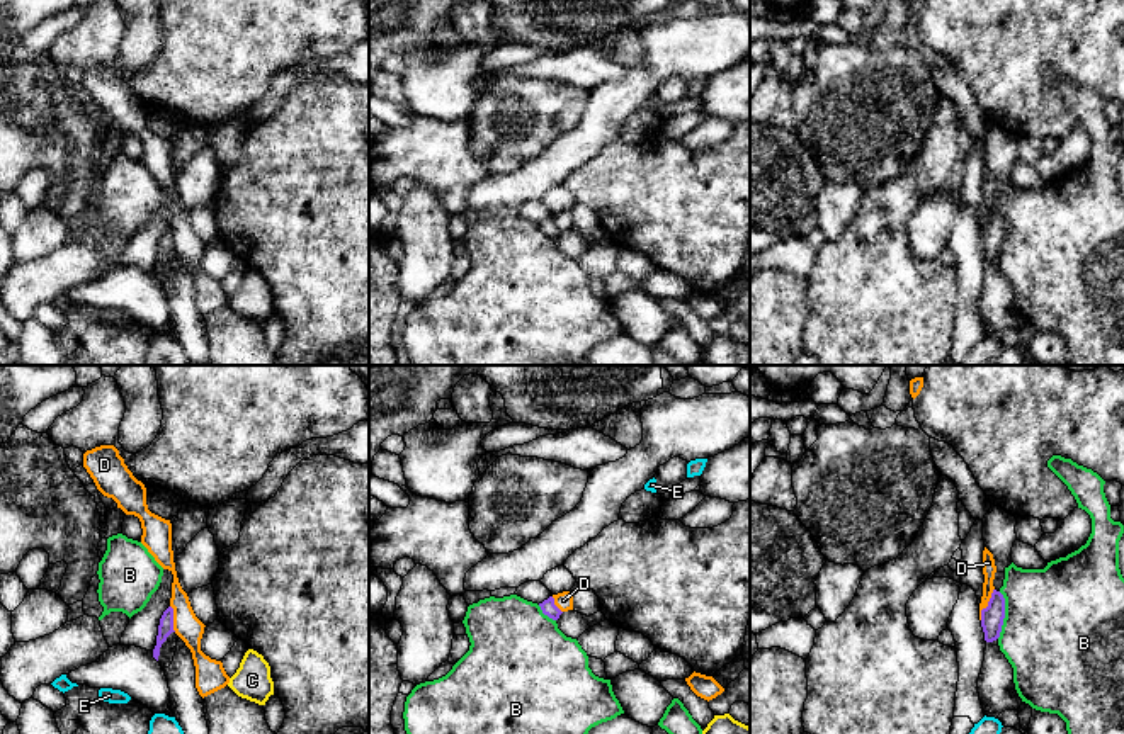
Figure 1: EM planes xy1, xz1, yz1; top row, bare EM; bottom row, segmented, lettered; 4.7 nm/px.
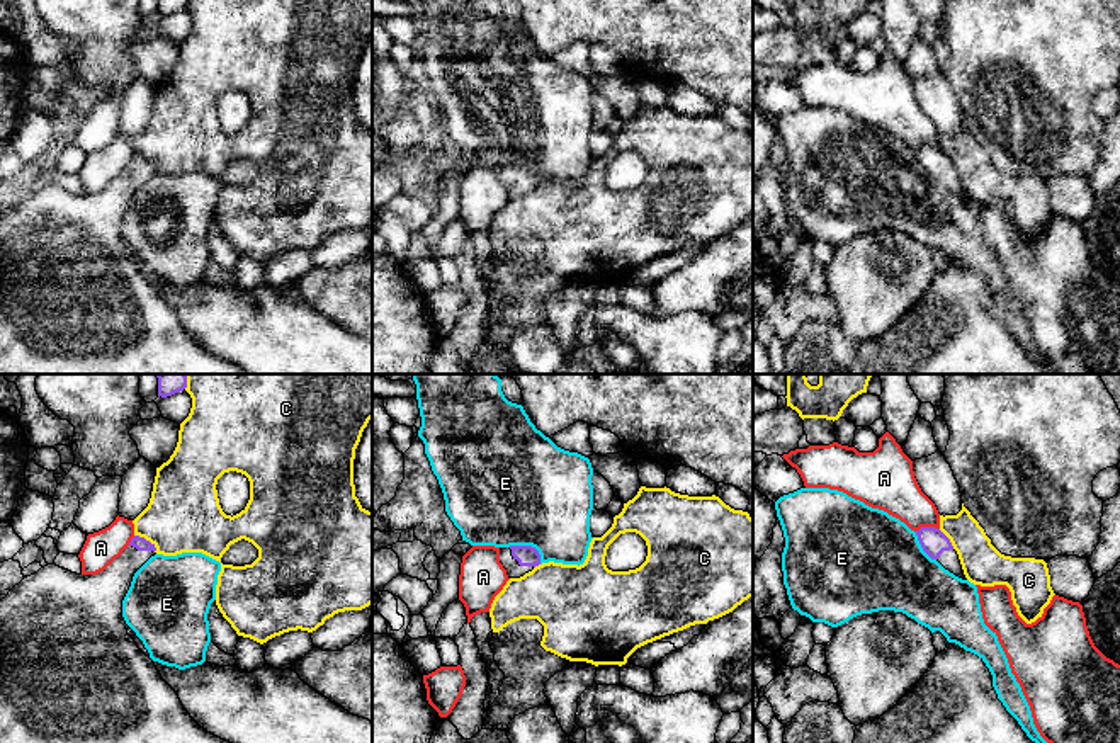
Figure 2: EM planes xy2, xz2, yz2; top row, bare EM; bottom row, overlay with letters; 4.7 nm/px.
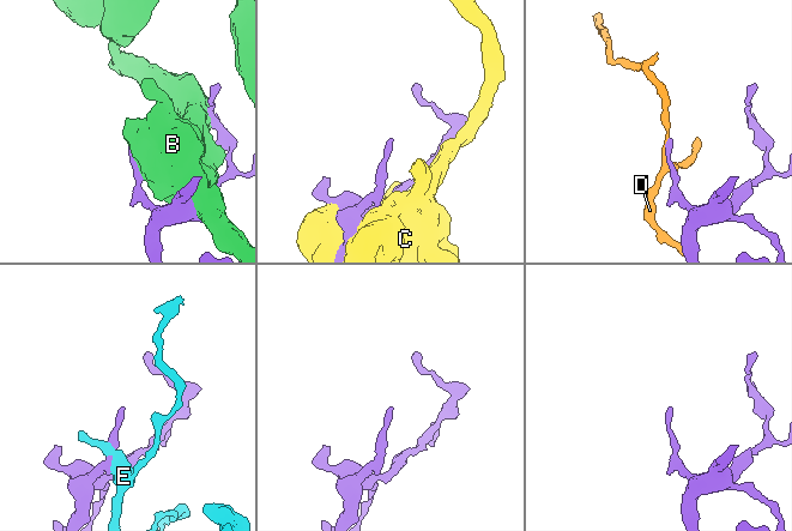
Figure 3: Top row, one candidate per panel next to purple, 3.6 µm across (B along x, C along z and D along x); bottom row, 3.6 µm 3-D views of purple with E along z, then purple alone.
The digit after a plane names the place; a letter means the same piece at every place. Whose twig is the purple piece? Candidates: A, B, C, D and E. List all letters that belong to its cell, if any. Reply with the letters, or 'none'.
none

